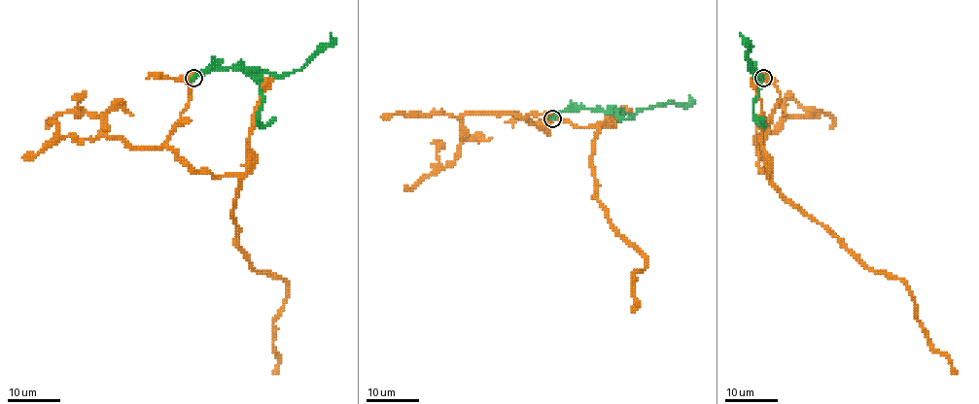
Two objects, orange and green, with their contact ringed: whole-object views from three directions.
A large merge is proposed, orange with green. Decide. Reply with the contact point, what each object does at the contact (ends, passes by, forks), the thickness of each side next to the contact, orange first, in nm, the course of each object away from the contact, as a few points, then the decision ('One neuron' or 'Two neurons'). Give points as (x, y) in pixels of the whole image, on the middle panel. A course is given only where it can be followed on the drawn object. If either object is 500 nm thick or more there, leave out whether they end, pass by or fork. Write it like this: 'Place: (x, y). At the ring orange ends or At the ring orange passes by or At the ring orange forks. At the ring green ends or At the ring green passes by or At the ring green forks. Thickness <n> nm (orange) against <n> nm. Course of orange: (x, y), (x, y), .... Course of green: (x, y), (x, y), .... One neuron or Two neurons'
Place: (552, 118). Thickness 750 nm (orange) against 440 nm. Course of orange: (551, 118), (547, 136), (525, 118), (550, 114), (598, 126), (595, 197), (644, 256), (632, 275), (633, 311). Course of green: (551, 118), (557, 114), (576, 109), (633, 115), (669, 103), (688, 105), (691, 103), (688, 96). Two neurons

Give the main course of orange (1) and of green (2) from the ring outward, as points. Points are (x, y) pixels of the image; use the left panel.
1: (192, 78), (166, 143), (195, 171), (236, 175), (236, 244), (254, 268), (285, 281), (274, 374)
2: (192, 78), (198, 72), (241, 68), (278, 76), (291, 73), (299, 69), (332, 41), (330, 34)

